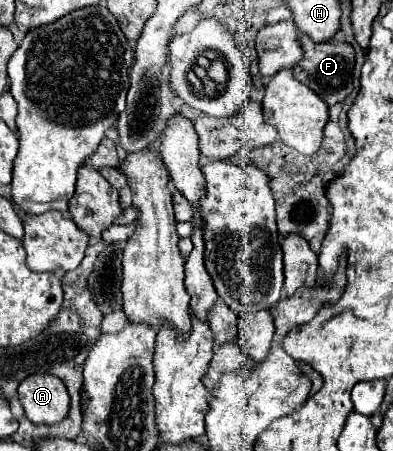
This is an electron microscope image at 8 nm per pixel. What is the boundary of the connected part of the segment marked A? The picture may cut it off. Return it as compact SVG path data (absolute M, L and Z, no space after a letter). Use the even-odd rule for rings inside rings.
M32 374L18 386L18 398L26 416L36 424L62 422L70 410L64 382L54 374Z

